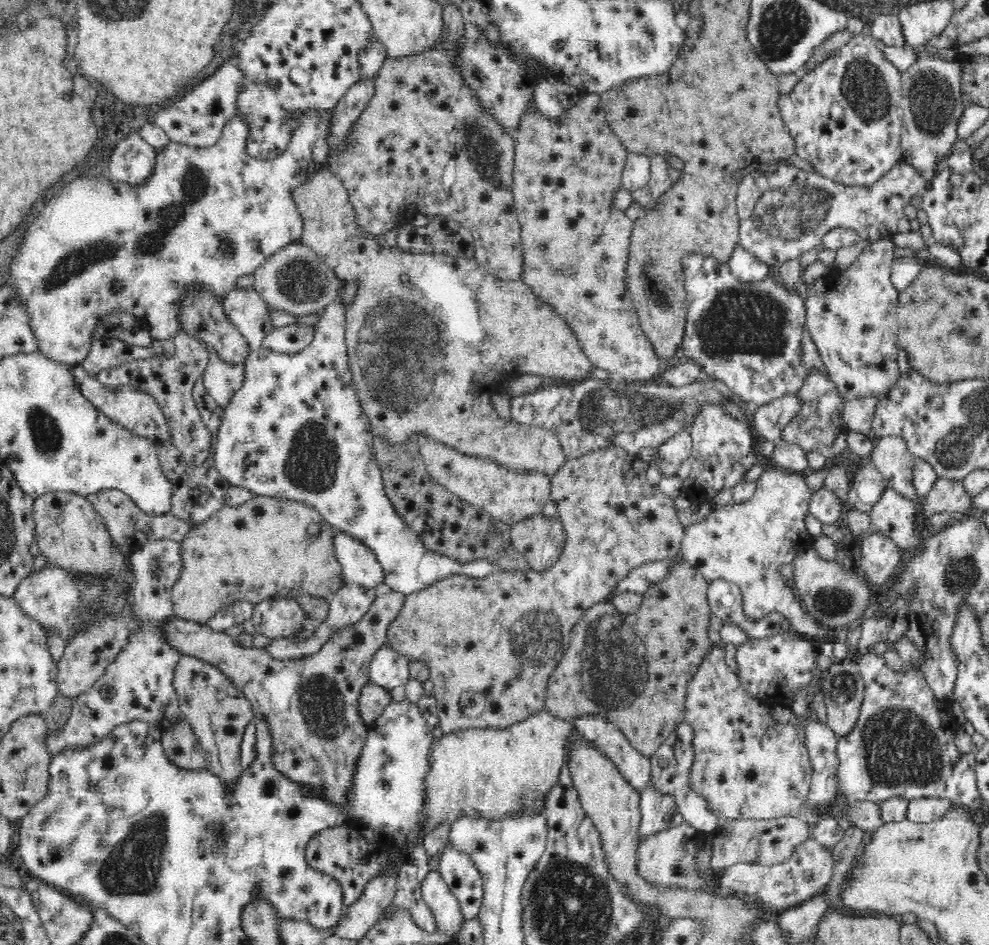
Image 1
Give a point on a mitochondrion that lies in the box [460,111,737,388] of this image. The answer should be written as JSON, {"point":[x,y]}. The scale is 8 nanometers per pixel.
{"point":[657,273]}

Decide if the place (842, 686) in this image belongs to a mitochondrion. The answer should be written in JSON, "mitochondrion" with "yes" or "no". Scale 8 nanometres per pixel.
{"mitochondrion":"yes"}

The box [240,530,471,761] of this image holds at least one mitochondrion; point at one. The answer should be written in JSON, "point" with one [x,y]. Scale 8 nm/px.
{"point":[324,702]}

